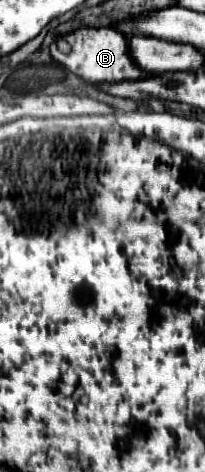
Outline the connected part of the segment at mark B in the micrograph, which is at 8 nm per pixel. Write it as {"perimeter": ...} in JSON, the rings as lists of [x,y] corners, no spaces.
{"perimeter":[[[83,29],[83,31],[75,31],[75,33],[65,35],[65,39],[71,45],[71,53],[69,55],[61,53],[57,49],[57,45],[53,43],[51,57],[89,83],[141,81],[141,79],[149,79],[149,75],[151,75],[151,73],[137,67],[137,63],[129,55],[129,39],[125,37],[125,33],[121,33],[117,29]]]}

